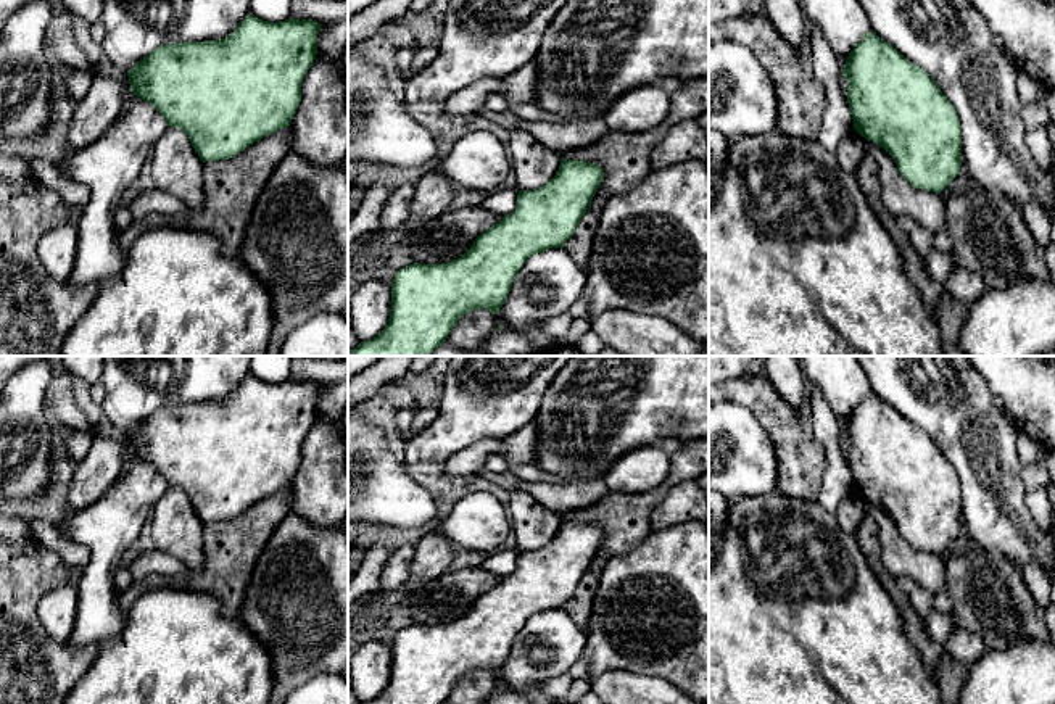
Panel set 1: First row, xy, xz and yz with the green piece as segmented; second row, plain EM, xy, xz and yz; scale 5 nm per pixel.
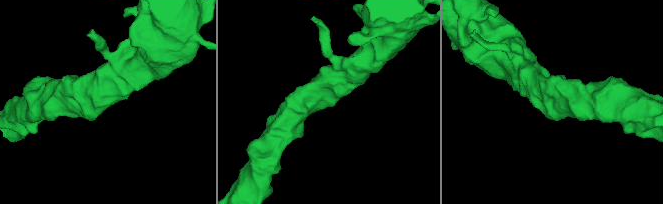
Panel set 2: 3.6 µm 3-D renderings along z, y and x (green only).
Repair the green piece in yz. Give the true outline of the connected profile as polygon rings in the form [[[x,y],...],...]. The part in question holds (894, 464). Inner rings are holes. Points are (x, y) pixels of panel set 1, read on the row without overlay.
[[[873,391],[849,414],[842,437],[854,490],[881,506],[913,548],[941,554],[960,533],[962,487],[954,466],[933,438]]]

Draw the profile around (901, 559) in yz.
[[[863,498],[867,516],[879,528],[881,561],[894,578],[912,578],[931,596],[944,591],[944,561],[936,553],[913,548],[897,532],[894,519],[878,504]]]

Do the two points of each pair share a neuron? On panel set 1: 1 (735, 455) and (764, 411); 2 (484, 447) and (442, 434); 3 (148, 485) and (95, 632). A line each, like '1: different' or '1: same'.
1: different
2: different
3: same

